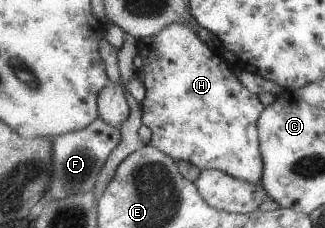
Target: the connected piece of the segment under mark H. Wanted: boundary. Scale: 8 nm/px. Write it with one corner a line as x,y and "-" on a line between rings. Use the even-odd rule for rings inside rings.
173,23
157,36
138,39
137,49
142,57
142,66
136,71
136,77
146,88
146,96
141,102
141,124
152,131
150,145
177,161
193,163
202,171
223,171
243,181
261,185
265,169
257,123
266,106
257,94
239,81
222,55
197,35
197,29
191,23

